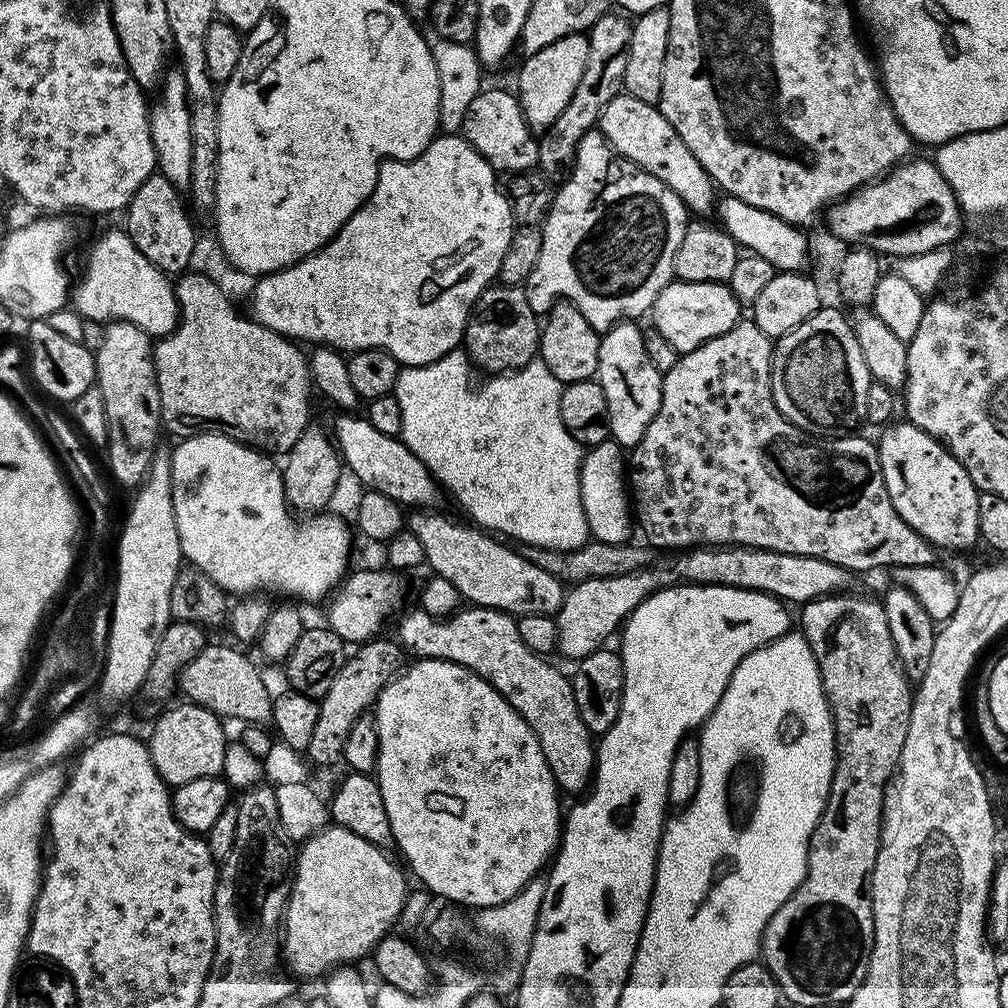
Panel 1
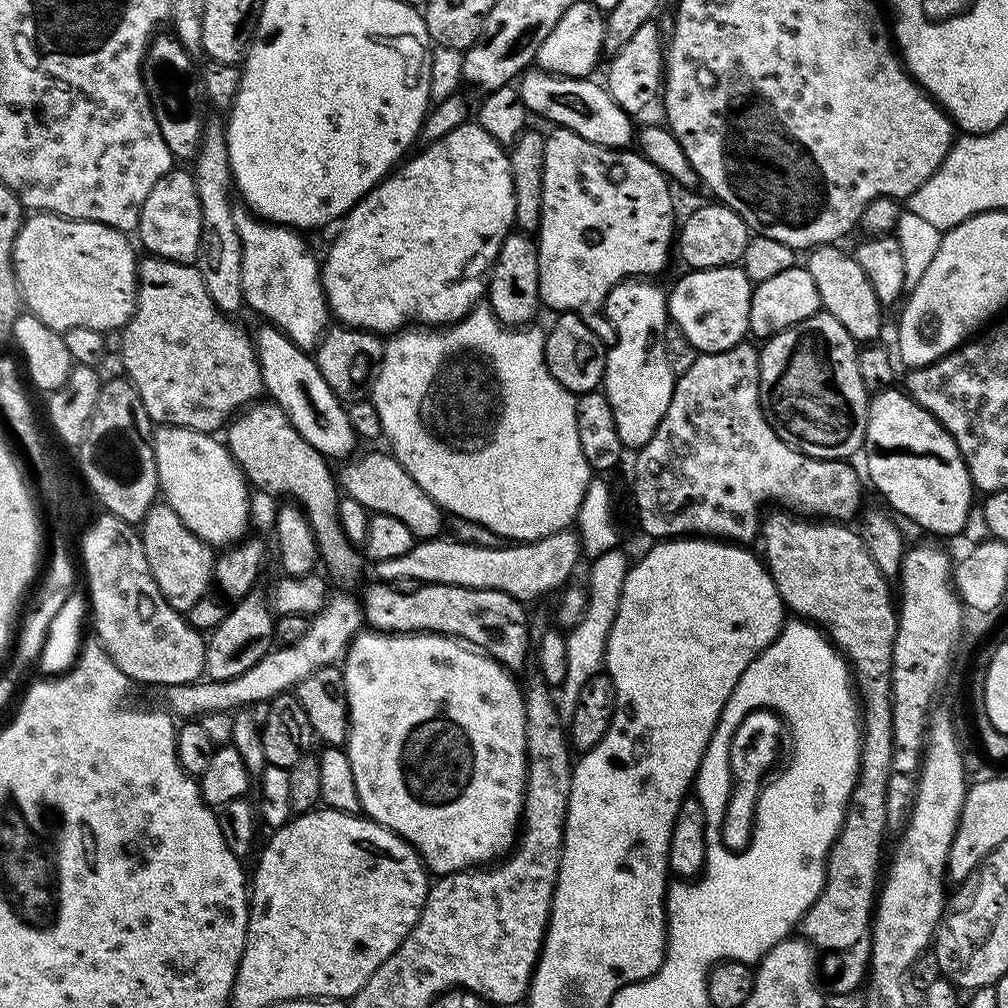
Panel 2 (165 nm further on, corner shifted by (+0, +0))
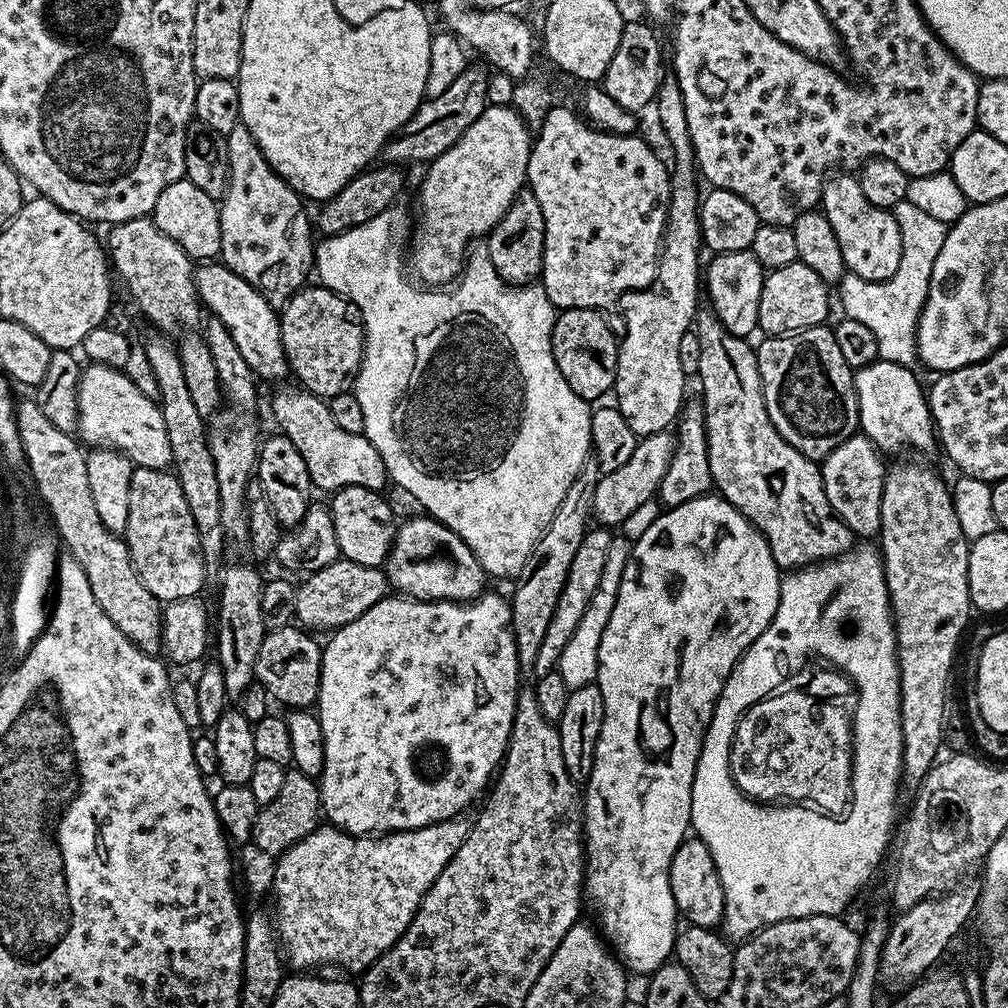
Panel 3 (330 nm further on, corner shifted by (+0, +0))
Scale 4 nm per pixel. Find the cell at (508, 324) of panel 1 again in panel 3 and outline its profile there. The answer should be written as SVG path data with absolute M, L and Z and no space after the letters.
M522 190L514 198L510 210L492 227L486 237L486 251L494 270L507 284L533 283L544 271L544 239L546 222L542 218L542 206L531 190Z

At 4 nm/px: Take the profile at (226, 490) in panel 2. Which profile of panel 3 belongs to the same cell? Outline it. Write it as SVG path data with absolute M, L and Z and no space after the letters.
M101 364L85 367L80 377L77 410L78 436L85 445L111 446L141 468L167 469L172 464L170 438L166 434L164 413L160 411L159 403L142 394L121 369Z

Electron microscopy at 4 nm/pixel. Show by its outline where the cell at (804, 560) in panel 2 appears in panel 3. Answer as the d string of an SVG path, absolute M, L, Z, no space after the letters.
M708 306L697 311L694 331L700 335L702 342L702 358L698 358L698 383L704 391L702 403L705 410L704 425L708 431L708 465L715 491L762 533L777 568L807 568L810 564L843 556L853 547L854 533L833 512L826 498L819 463L794 450L794 446L790 446L790 442L778 434L774 422L770 422L770 414L766 414L755 347L751 343L748 345L749 341L745 337L730 334L730 330L722 326Z

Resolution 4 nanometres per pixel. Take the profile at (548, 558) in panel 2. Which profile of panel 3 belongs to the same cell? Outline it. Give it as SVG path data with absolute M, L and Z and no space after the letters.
M667 431L643 437L625 465L601 475L596 490L591 494L593 519L601 527L618 528L640 505L653 499L659 491L674 448L675 439Z

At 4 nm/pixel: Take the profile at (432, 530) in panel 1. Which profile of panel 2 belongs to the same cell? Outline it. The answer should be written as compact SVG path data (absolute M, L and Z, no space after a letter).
M368 452L365 456L357 455L349 459L345 463L349 464L341 472L339 469L339 487L341 484L343 491L354 498L354 502L362 502L369 514L390 514L399 518L417 540L437 539L446 528L445 513L424 493L422 486L410 478L408 471L396 461L395 456L384 452Z

